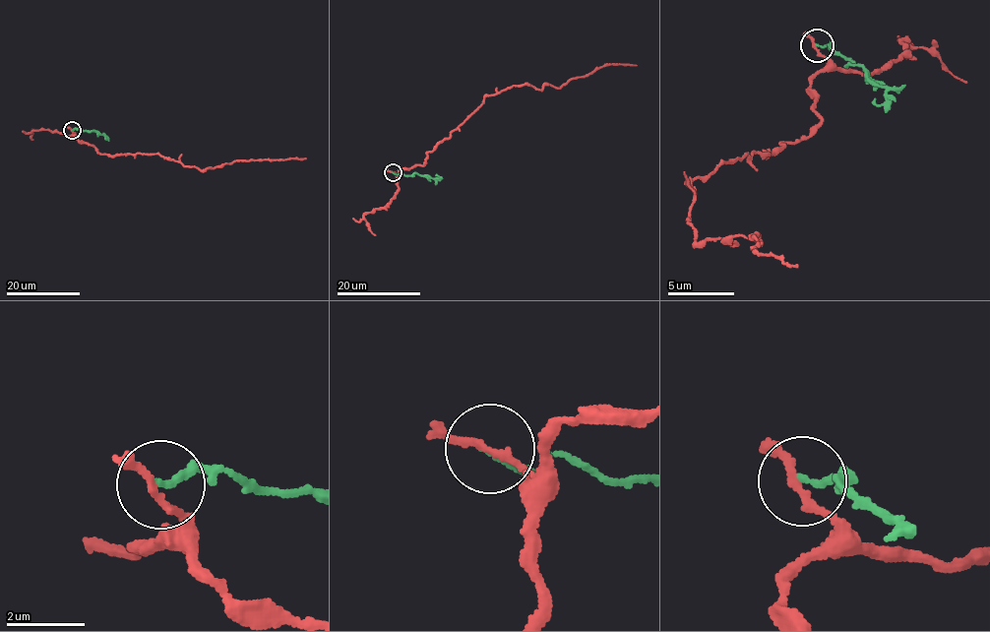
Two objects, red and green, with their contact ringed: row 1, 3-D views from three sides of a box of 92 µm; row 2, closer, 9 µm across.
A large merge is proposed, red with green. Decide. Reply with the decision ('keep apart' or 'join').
keep apart

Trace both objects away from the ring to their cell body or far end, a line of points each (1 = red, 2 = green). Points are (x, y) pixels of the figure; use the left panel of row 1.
1: (71, 130), (80, 141), (99, 154), (160, 155), (202, 170), (246, 160), (306, 158)
2: (72, 130), (96, 130), (104, 137)

